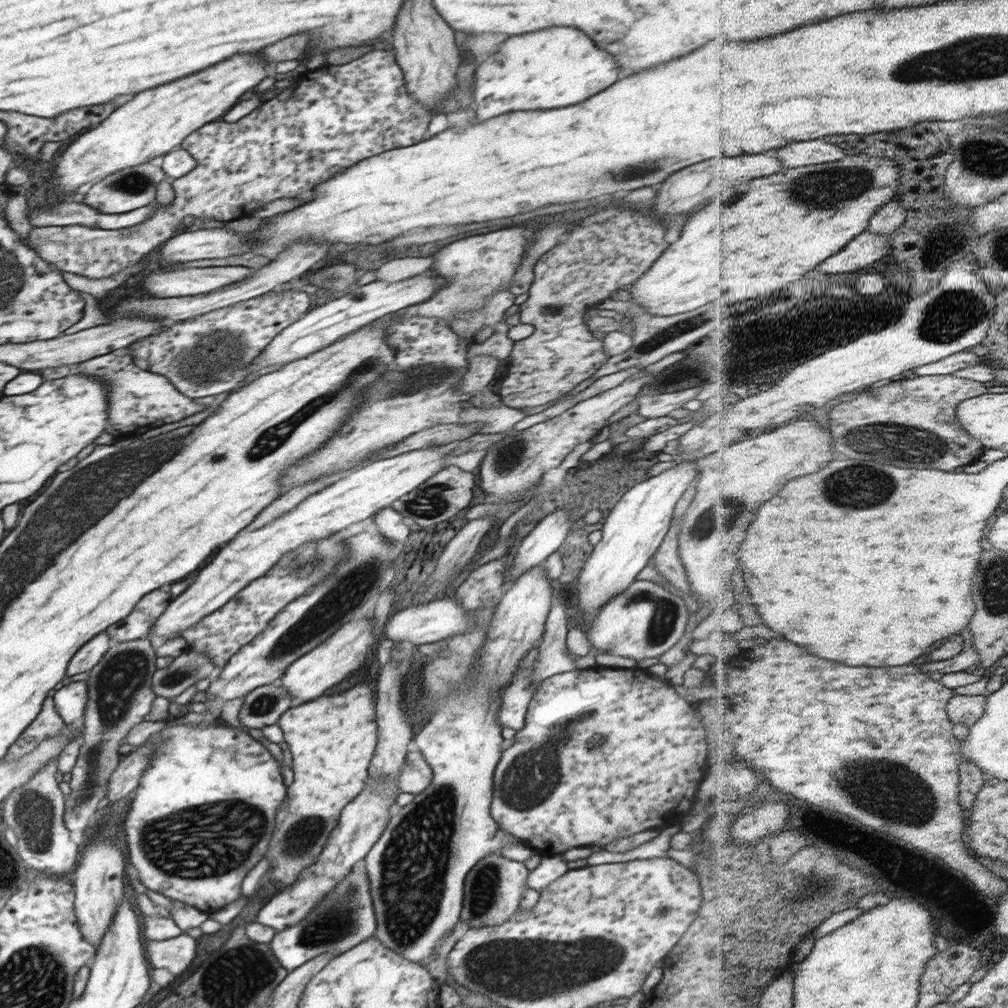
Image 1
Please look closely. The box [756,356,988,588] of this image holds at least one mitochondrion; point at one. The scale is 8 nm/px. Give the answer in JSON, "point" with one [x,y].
{"point":[924,446]}

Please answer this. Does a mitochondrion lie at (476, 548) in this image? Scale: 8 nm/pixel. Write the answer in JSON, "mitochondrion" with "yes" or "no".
{"mitochondrion":"no"}

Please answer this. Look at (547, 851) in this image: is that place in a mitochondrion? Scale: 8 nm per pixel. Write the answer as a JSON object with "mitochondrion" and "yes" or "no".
{"mitochondrion":"no"}

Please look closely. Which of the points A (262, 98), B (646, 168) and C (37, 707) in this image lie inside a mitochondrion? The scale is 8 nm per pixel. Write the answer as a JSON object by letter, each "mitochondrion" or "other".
{"A":"other","B":"mitochondrion","C":"other"}

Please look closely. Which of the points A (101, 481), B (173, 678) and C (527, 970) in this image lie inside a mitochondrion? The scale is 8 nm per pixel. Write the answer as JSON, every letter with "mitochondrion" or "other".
{"A":"mitochondrion","B":"mitochondrion","C":"mitochondrion"}

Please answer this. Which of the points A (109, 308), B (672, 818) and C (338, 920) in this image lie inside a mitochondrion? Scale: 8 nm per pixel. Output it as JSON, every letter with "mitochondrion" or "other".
{"A":"other","B":"other","C":"mitochondrion"}

